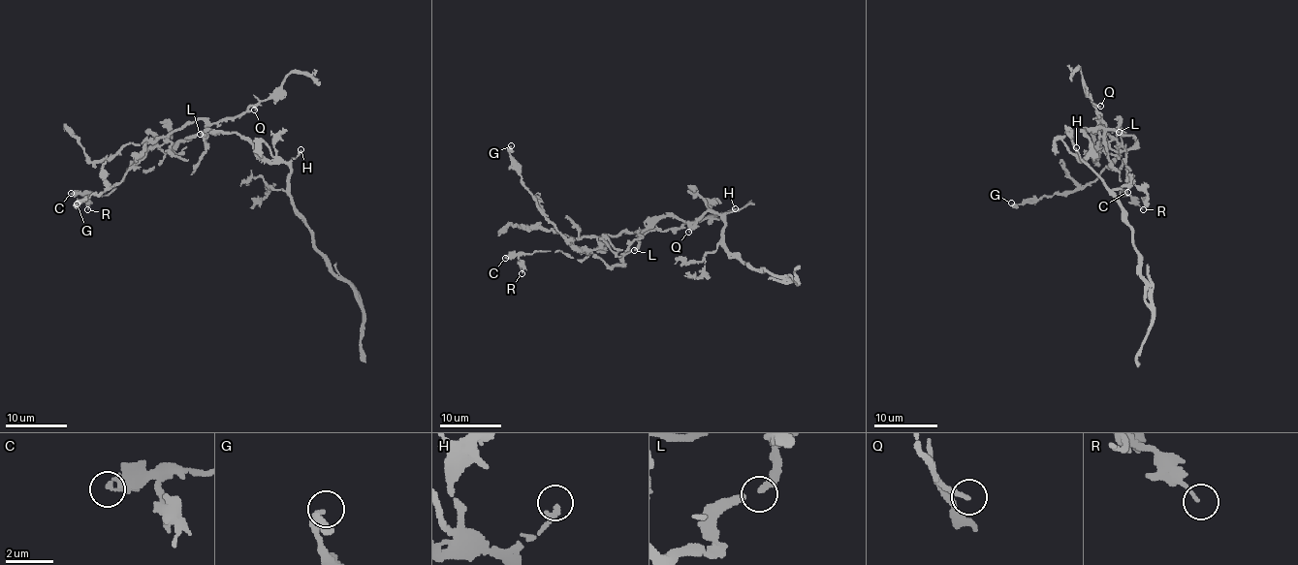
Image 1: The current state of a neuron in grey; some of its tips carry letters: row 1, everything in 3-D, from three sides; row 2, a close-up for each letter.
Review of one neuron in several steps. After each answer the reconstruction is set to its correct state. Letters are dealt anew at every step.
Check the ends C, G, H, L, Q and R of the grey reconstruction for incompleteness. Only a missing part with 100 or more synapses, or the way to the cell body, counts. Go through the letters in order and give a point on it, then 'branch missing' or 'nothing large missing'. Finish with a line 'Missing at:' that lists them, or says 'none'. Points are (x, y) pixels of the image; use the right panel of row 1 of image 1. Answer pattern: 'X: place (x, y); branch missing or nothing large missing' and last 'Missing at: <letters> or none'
C: place (1127, 192); nothing large missing
G: place (1011, 203); nothing large missing
H: place (1076, 147); nothing large missing
L: place (1119, 132); nothing large missing
Q: place (1100, 106); nothing large missing
R: place (1143, 209); nothing large missing
Missing at: none

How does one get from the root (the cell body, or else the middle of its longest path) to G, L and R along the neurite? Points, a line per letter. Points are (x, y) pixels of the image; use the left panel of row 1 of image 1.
G: (252, 146), (234, 133), (211, 133), (196, 118), (174, 130), (160, 144), (152, 144), (120, 182), (77, 204)
L: (252, 146), (234, 133), (205, 131), (200, 134)
R: (252, 146), (186, 122), (159, 148), (159, 165), (133, 165), (110, 193), (84, 194), (87, 209)

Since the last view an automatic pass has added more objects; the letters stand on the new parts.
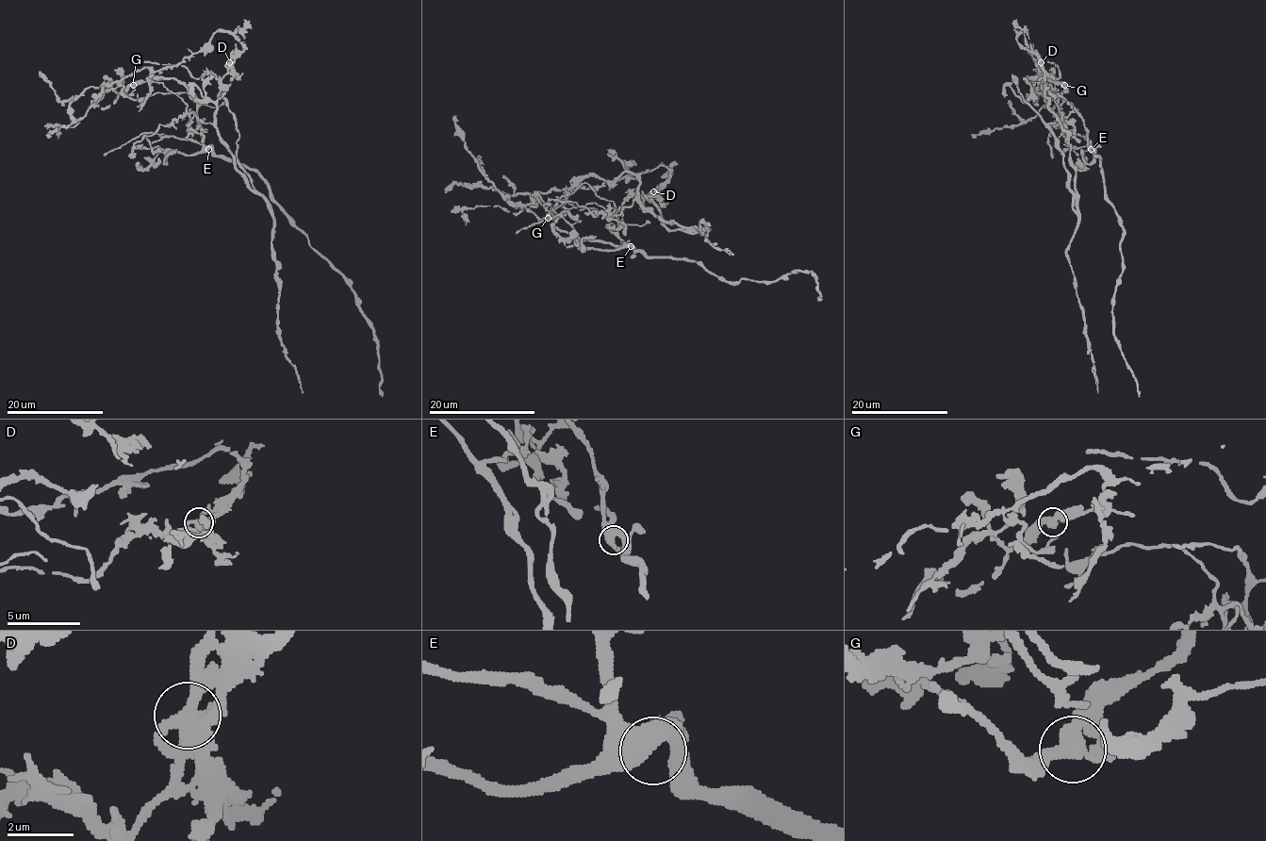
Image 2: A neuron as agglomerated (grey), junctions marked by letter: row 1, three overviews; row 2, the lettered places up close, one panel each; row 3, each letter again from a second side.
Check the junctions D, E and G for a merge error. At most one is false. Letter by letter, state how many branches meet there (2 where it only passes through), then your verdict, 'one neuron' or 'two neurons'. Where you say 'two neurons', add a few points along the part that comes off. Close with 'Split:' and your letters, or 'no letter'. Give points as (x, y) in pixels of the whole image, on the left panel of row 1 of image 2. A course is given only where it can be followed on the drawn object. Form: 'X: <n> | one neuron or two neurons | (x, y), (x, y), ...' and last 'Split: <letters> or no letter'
D: 2 | one neuron
E: 2 | one neuron
G: 2 | two neurons | (133, 86), (153, 80), (193, 94), (203, 143), (254, 169), (341, 275), (371, 328), (383, 397)
Split: G

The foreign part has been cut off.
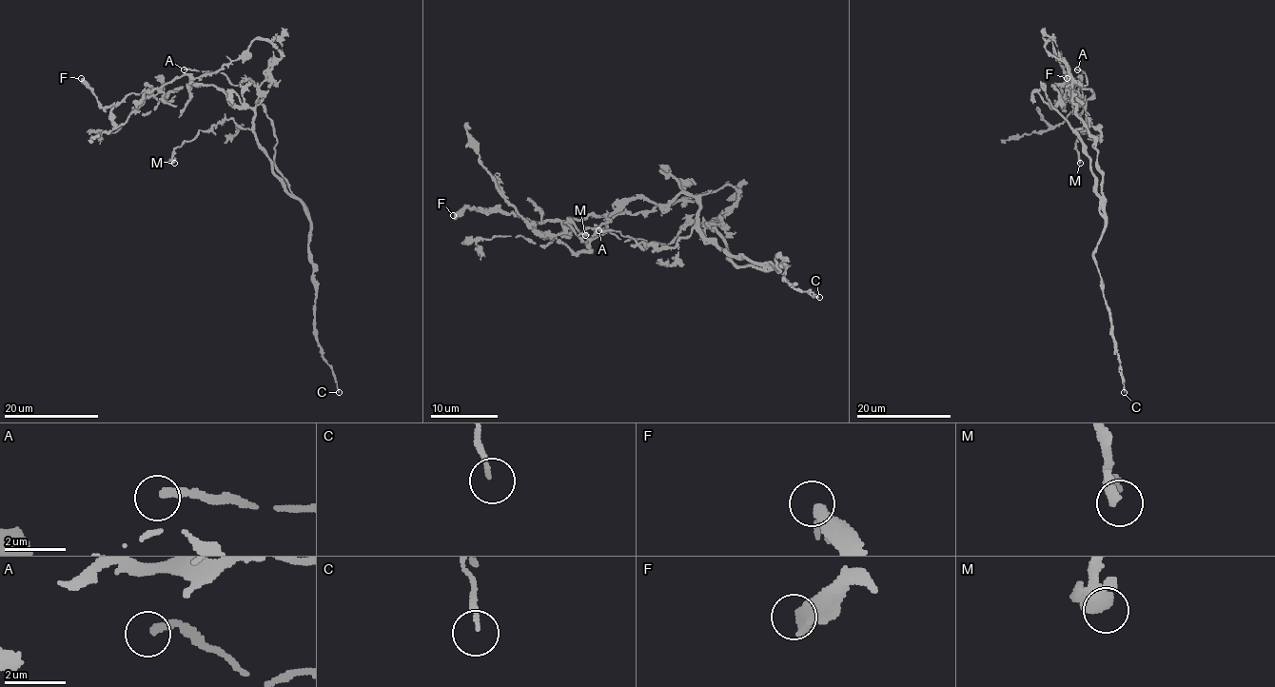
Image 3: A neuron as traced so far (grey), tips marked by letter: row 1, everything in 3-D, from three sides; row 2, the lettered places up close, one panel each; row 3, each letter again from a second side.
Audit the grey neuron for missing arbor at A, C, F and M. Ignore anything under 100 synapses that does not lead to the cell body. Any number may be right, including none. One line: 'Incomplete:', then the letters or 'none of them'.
Incomplete: none of them

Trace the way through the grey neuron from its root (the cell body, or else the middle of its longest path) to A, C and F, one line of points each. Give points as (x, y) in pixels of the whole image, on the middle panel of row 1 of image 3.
A: (704, 235), (751, 264), (731, 262), (725, 241), (709, 224), (691, 222), (669, 244), (598, 230)
C: (704, 235), (720, 250), (769, 262), (775, 268), (777, 254), (786, 265), (786, 281), (819, 297)
F: (704, 235), (698, 202), (685, 193), (665, 204), (627, 199), (610, 219), (534, 222), (468, 208), (453, 215)

